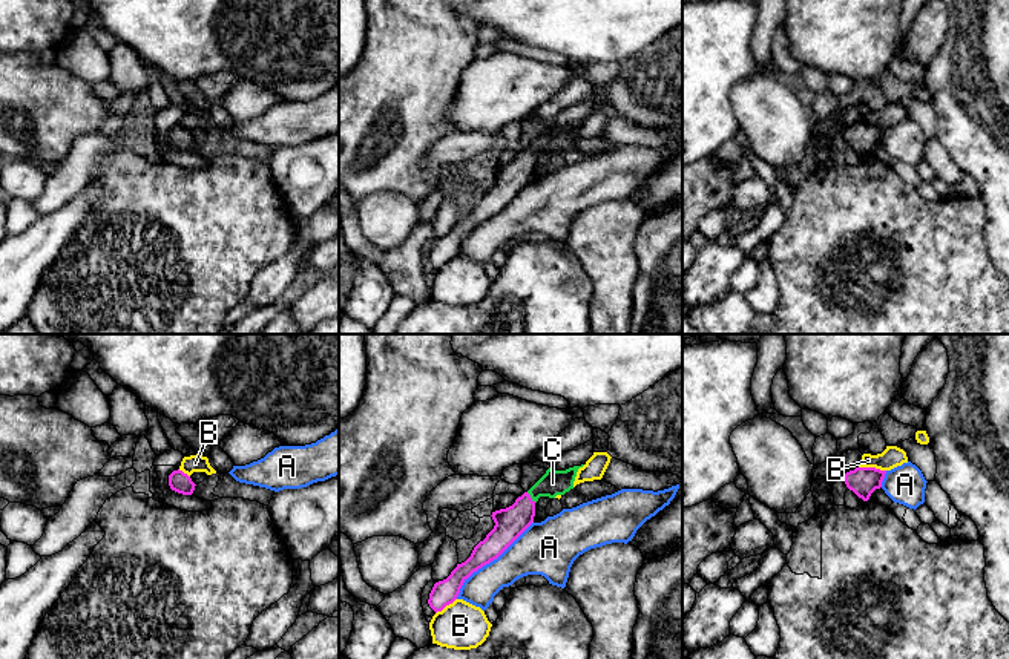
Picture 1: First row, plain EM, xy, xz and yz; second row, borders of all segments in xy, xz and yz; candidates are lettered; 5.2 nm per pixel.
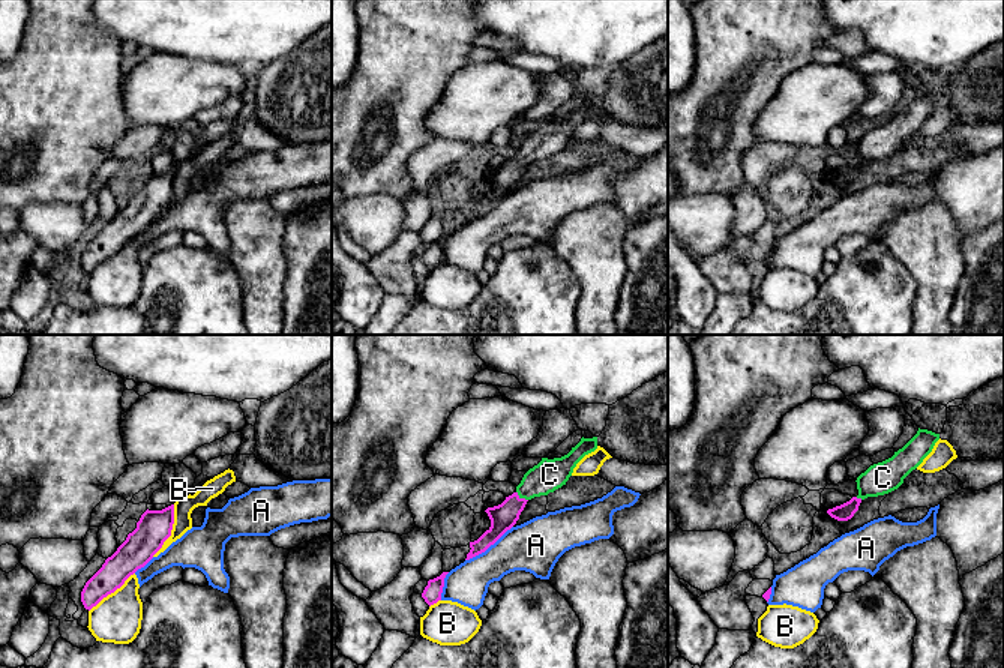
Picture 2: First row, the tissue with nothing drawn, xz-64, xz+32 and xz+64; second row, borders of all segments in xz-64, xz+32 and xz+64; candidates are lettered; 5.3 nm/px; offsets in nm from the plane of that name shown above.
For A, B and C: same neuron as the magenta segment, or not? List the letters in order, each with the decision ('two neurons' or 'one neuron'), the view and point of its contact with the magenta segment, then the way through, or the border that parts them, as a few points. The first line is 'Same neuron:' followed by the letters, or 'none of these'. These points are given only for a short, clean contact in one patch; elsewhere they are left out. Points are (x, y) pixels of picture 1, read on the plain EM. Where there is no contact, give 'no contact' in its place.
Same neuron: C
A: two neurons; meets magenta in xz at (489, 218)
B: two neurons; meets magenta in yz at (873, 124)
C: one neuron; meets magenta in xz at (529, 154); runs through xz (509, 180), (523, 166), (529, 154), (552, 140)

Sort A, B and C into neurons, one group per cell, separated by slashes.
A / B / C

